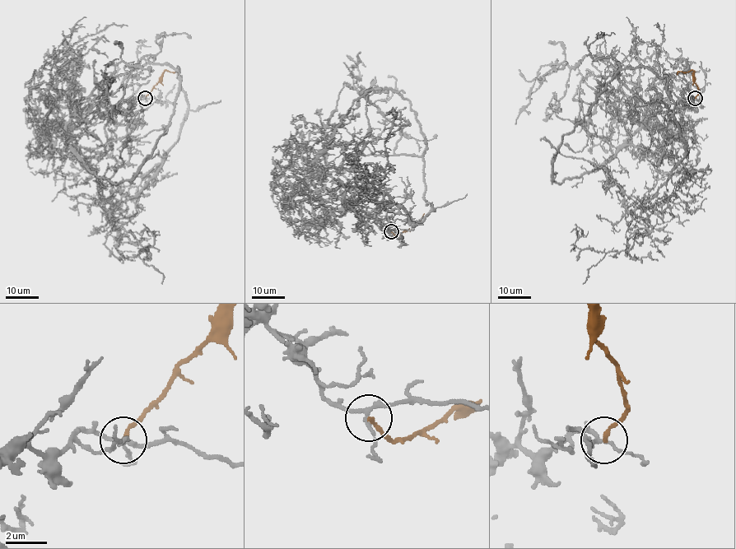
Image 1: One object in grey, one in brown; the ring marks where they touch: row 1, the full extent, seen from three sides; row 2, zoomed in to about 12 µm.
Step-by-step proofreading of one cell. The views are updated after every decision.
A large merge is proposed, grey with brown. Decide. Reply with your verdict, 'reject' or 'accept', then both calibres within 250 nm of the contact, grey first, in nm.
reject | 180/190 nm

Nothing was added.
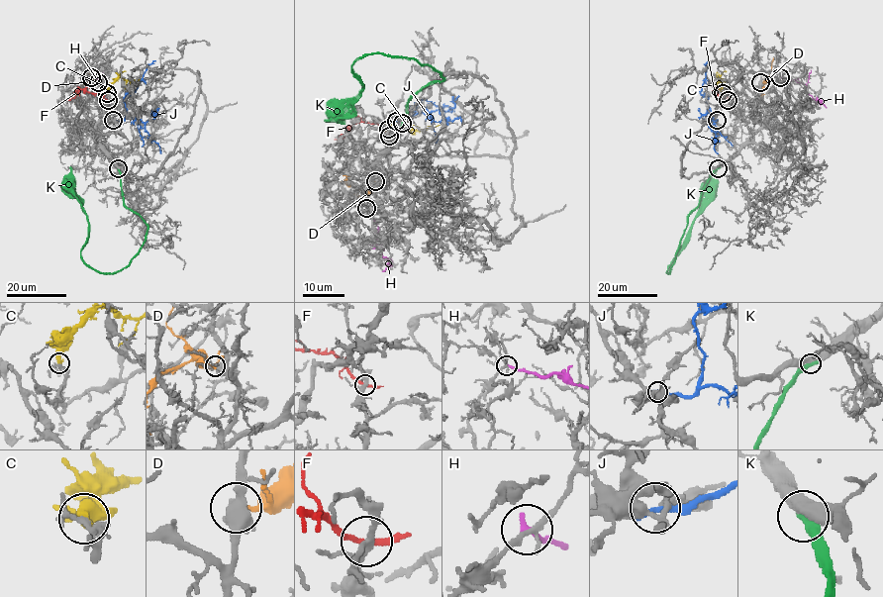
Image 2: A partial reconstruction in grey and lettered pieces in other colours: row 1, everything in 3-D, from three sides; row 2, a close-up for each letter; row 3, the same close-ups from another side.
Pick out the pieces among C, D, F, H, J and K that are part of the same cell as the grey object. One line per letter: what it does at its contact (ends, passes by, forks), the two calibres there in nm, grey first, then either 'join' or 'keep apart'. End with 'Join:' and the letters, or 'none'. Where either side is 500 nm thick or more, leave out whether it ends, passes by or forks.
C: it ends; calibres 160 and 280 nm; join
D: it ends; calibres 480 and 260 nm; keep apart
F: it passes by; calibres 240 and 190 nm; keep apart
H: it ends; calibres 200 and 260 nm; keep apart
J: it ends; calibres 220 and 340 nm; keep apart
K: calibres 550 and 480 nm; join
Join: C, K

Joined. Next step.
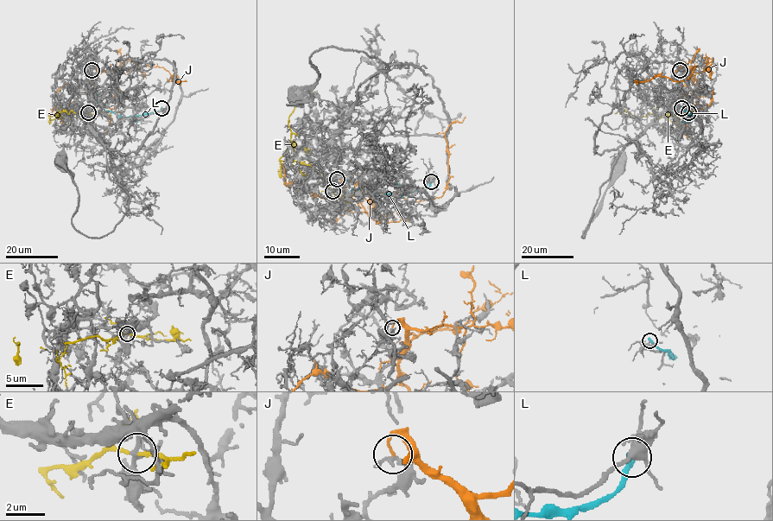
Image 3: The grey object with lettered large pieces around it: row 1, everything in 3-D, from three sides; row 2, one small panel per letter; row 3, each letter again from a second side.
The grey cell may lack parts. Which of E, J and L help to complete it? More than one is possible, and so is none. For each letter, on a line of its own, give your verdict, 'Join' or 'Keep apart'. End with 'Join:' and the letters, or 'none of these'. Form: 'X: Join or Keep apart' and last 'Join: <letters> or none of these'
E: Keep apart
J: Keep apart
L: Keep apart
Join: none of these

